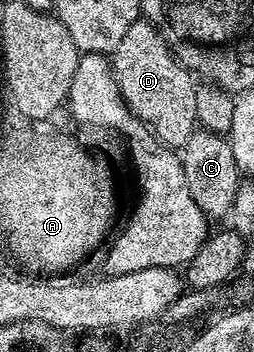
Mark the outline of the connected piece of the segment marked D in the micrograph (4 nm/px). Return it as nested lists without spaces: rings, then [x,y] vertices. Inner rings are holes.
[[[142,17],[133,22],[131,29],[127,29],[123,41],[119,41],[119,45],[111,52],[111,62],[115,81],[119,85],[121,96],[125,99],[129,109],[134,111],[168,147],[184,148],[185,143],[193,136],[194,130],[198,126],[195,113],[198,88],[193,87],[194,76],[177,60],[177,56],[163,41],[161,34],[152,27],[148,19]]]

